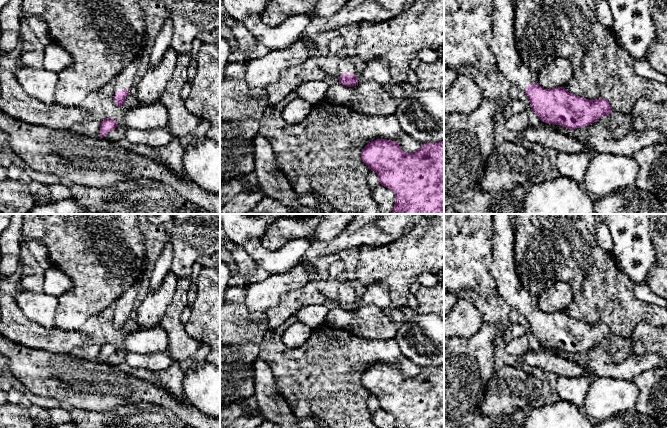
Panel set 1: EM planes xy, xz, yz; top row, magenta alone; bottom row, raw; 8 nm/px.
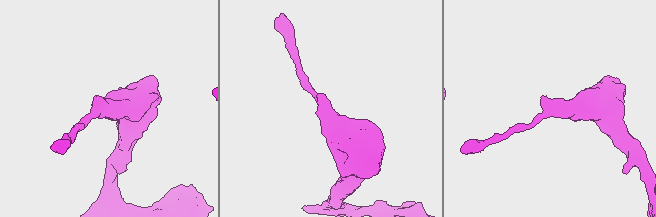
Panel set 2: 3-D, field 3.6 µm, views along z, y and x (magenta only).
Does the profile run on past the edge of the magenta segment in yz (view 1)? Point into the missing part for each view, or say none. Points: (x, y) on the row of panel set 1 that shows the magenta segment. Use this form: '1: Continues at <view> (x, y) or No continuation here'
1: Continues at yz (509, 63)

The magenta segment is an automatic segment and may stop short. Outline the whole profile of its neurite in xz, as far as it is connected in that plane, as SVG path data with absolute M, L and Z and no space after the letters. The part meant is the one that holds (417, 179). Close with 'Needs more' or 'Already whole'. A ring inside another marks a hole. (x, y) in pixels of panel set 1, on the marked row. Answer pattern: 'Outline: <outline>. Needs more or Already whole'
Outline: M376 139L364 147L361 158L378 175L378 183L395 193L391 214L444 214L444 140L426 143L415 153L405 153L395 141Z. Already whole

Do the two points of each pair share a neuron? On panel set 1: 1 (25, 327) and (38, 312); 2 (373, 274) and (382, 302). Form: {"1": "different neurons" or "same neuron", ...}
{"1": "different neurons", "2": "different neurons"}

